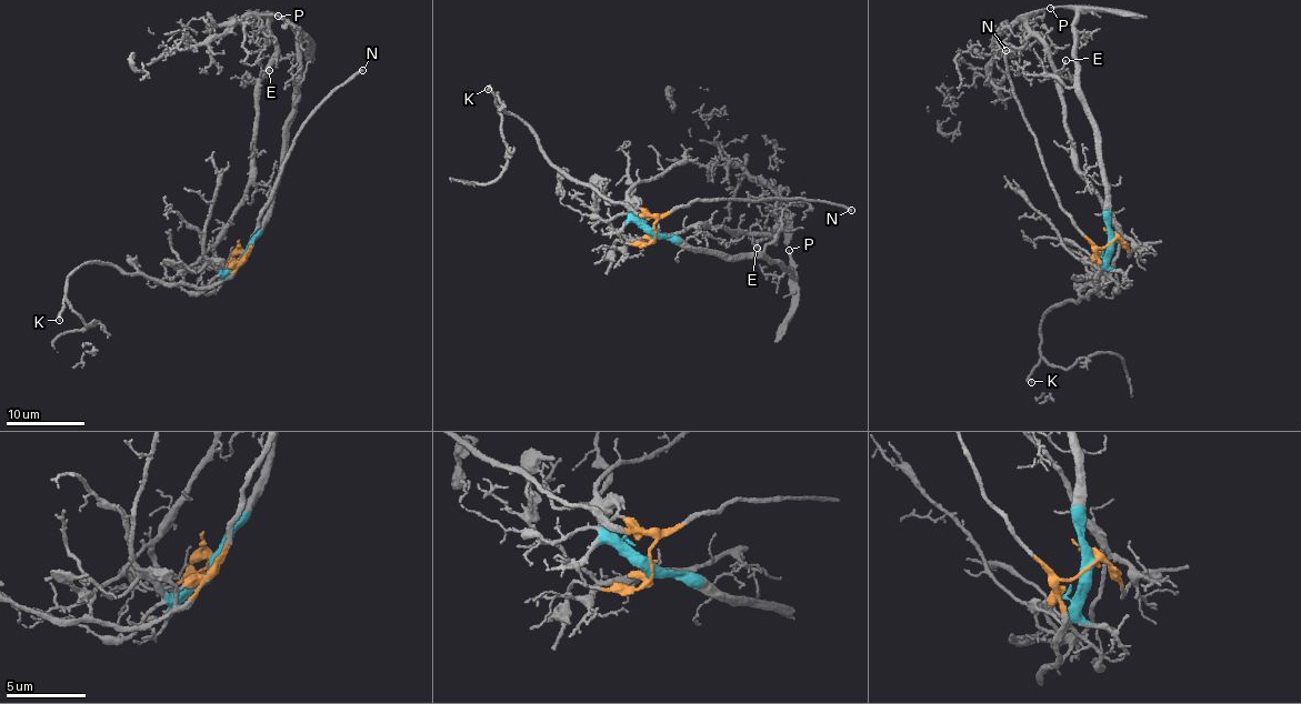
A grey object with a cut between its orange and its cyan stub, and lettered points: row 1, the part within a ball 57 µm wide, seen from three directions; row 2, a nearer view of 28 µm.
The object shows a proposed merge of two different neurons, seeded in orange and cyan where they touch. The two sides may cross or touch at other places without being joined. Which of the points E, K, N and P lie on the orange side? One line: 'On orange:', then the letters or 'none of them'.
On orange: K, N

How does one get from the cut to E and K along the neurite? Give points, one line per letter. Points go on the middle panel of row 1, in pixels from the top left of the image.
E: (653, 234), (709, 250), (700, 224), (723, 227), (738, 234), (743, 232), (753, 237), (757, 248)
K: (653, 233), (652, 218), (634, 213), (571, 181), (542, 152), (538, 136), (493, 101), (488, 90)

